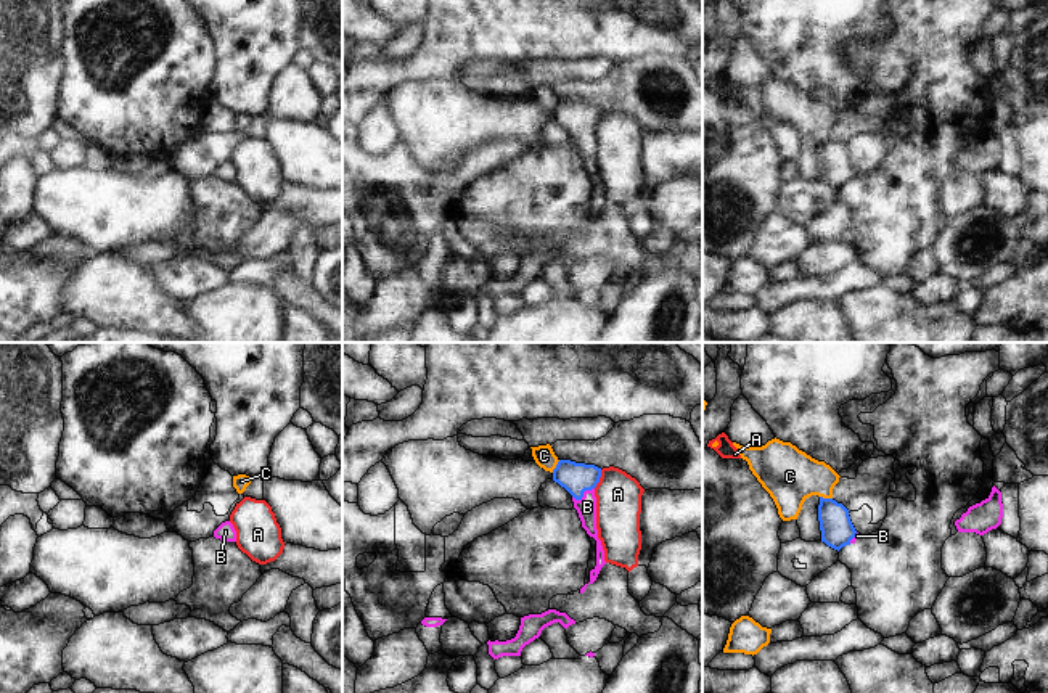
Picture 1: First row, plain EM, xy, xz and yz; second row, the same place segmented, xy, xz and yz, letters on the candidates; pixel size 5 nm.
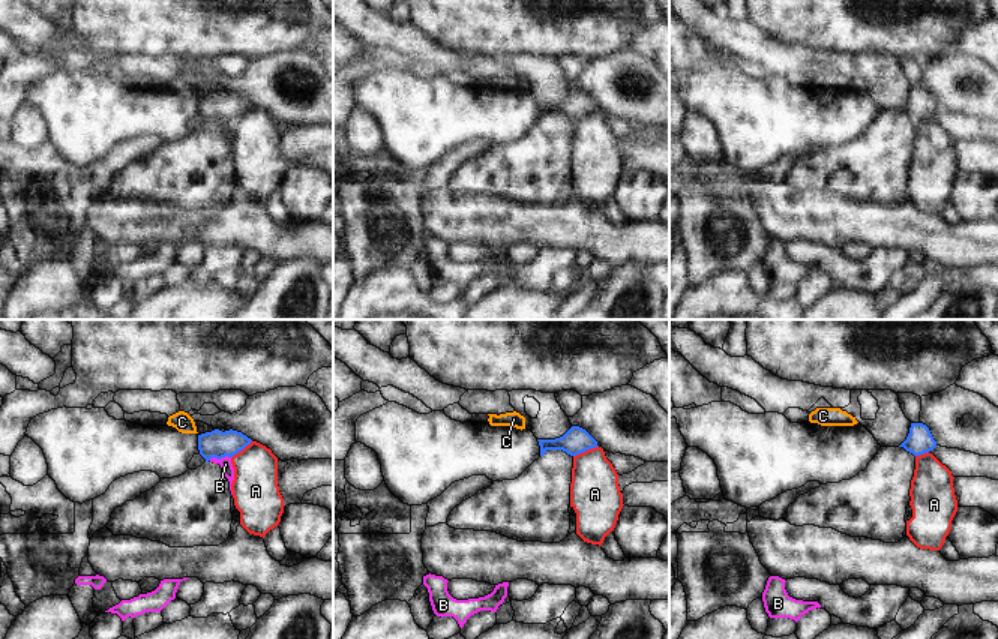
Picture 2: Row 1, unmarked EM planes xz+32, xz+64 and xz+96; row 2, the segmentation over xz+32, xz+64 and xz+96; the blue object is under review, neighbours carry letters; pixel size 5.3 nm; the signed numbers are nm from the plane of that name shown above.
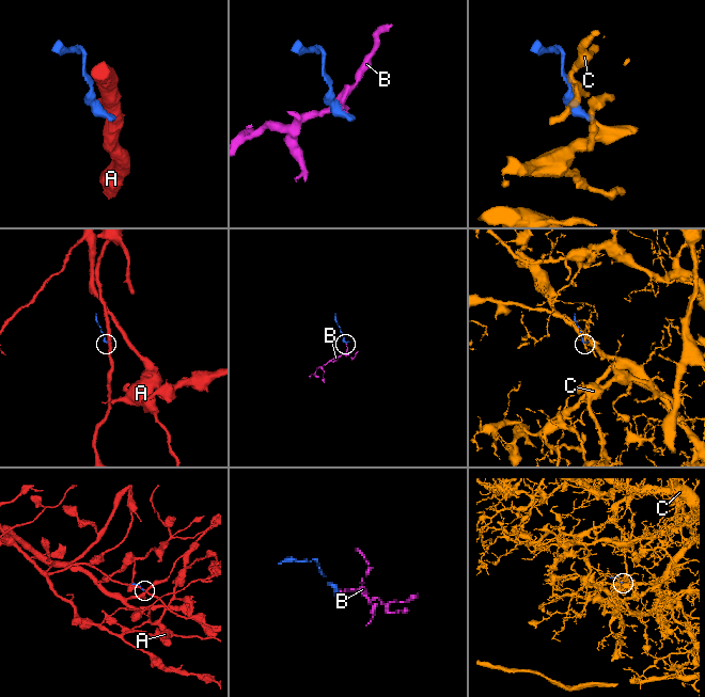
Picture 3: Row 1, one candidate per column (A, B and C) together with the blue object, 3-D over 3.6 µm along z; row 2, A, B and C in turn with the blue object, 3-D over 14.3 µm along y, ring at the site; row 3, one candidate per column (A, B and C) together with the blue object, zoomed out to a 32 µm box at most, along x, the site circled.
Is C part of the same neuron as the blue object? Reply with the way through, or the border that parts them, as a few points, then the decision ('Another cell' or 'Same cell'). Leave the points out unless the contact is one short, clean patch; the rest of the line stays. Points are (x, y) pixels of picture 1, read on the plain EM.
Same cell

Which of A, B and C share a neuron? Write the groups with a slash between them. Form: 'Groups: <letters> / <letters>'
Groups: A / B C

